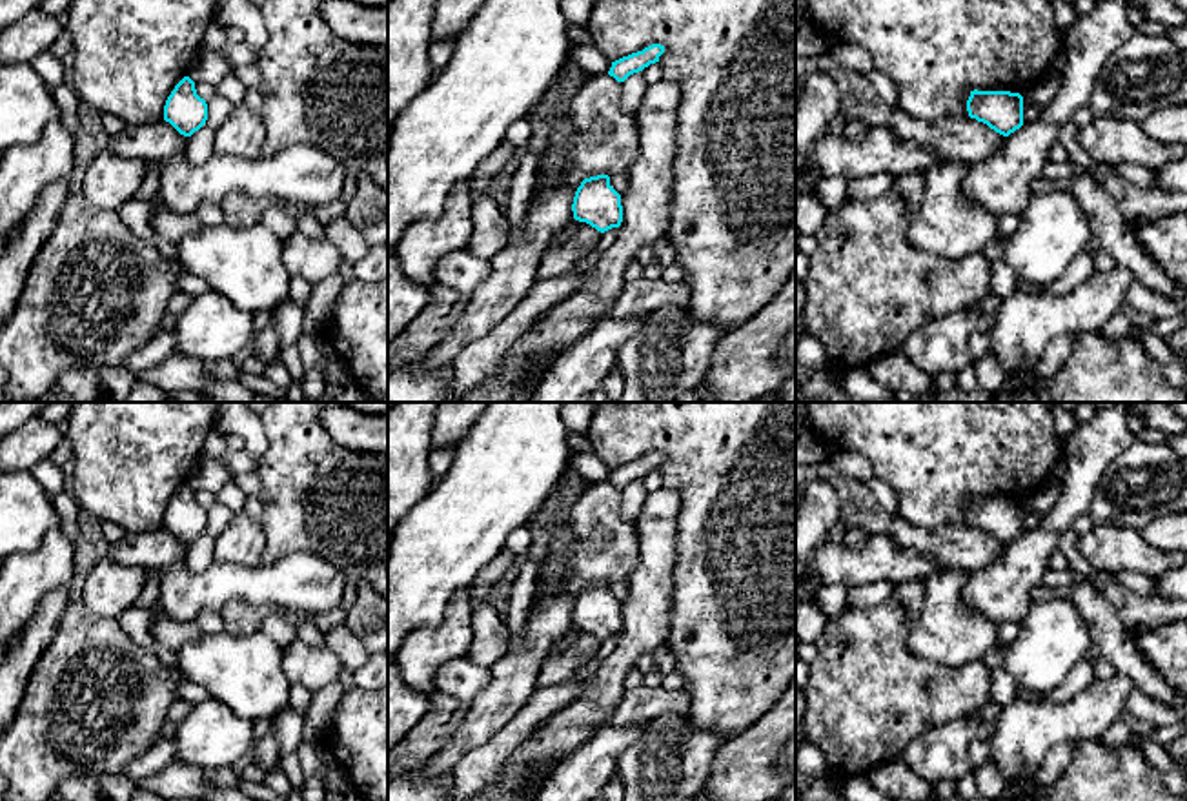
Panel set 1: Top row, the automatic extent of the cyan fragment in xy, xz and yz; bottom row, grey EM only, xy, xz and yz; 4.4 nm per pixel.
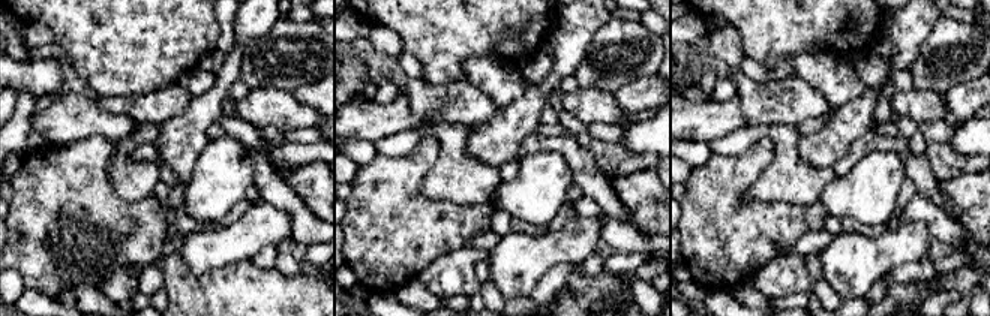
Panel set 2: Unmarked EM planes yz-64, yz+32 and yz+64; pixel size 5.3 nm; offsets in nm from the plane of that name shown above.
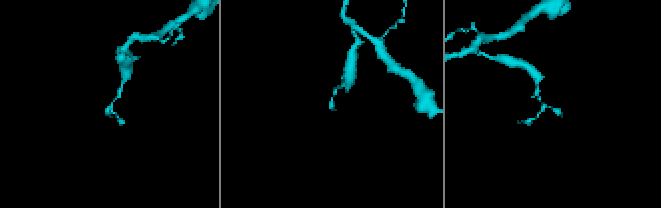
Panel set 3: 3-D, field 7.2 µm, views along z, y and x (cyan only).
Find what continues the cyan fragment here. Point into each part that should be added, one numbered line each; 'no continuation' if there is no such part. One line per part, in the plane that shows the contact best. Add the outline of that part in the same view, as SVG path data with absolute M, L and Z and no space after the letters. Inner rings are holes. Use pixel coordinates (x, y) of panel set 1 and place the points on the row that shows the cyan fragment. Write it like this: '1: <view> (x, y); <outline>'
no continuation

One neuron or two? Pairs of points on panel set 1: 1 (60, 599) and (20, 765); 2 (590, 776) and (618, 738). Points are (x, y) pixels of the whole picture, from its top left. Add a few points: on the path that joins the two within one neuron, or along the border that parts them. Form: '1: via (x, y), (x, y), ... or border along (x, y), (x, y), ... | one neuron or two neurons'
1: border along (70, 599), (50, 645), (30, 674) | two neurons
2: via (590, 767), (608, 747) | one neuron

